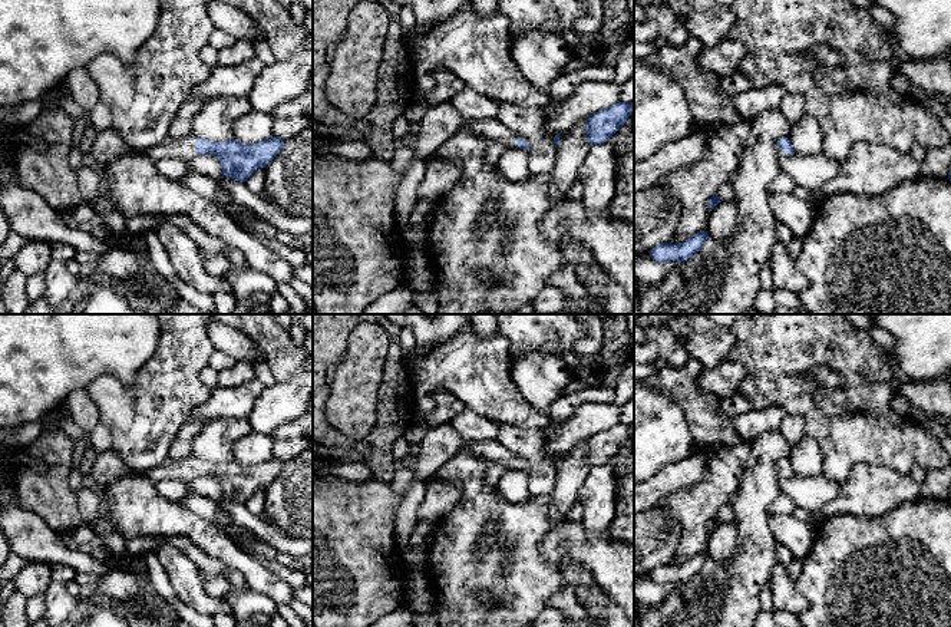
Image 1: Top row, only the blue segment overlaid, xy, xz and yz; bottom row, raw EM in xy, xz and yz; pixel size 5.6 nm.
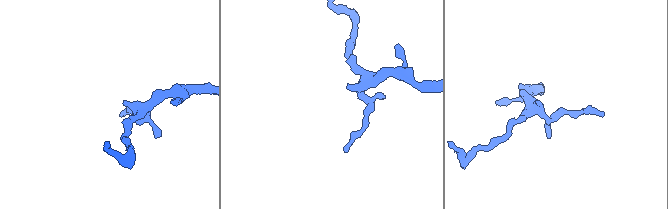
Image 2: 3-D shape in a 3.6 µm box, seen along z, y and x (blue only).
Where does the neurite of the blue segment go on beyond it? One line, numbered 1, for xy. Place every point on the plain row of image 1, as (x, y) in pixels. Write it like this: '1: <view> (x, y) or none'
1: xy (182, 469)

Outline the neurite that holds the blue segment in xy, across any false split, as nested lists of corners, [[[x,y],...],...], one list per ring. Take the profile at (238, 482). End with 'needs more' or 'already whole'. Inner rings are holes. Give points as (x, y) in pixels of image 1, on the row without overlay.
[[[195,456],[165,461],[162,465],[141,475],[158,484],[164,479],[178,479],[189,485],[198,476],[214,476],[222,489],[222,498],[245,504],[258,489],[265,489],[284,468],[284,462],[271,458],[258,465],[242,465],[237,461],[211,463]]]; needs more

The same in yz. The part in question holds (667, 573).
[[[701,552],[678,565],[673,565],[670,562],[657,565],[648,574],[650,578],[658,584],[687,583],[690,578],[700,572],[707,558],[707,552]]]; already whole

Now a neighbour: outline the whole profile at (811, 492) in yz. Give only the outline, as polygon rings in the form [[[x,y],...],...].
[[[823,473],[819,475],[792,475],[777,478],[779,491],[793,499],[796,506],[809,512],[819,514],[826,502],[836,498],[841,485]]]

